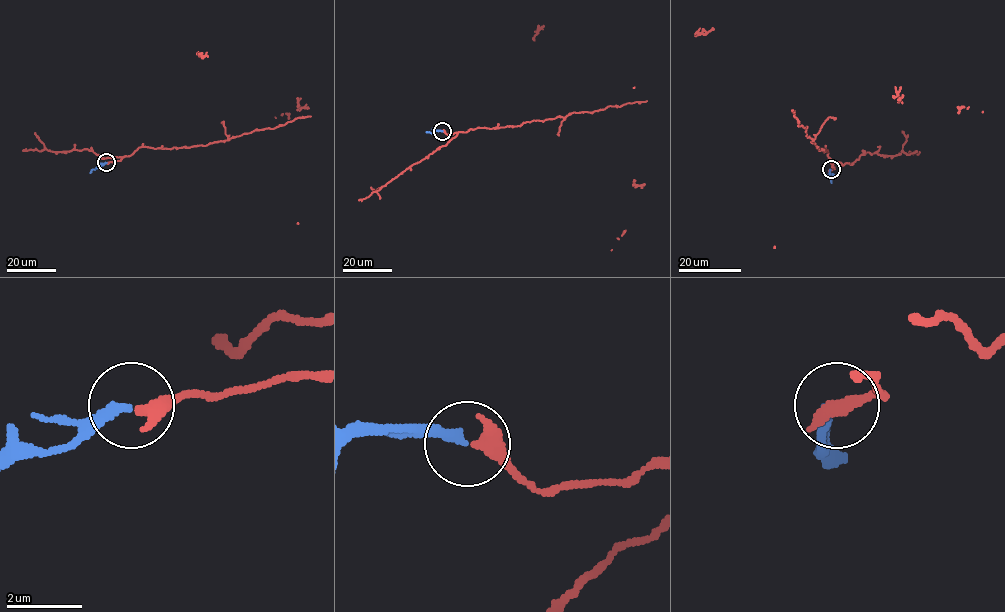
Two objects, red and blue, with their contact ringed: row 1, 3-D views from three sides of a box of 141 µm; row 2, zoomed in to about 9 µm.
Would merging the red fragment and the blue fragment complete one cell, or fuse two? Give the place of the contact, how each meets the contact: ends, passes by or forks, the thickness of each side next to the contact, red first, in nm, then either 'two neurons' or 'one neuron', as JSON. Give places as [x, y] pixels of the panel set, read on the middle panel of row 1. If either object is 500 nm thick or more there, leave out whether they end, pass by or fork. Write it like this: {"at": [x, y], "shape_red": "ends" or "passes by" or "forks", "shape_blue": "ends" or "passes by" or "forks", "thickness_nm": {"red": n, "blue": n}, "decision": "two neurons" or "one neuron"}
{"at": [442, 131], "shape_red": "ends", "shape_blue": "ends", "thickness_nm": {"red": 460, "blue": 240}, "decision": "two neurons"}

